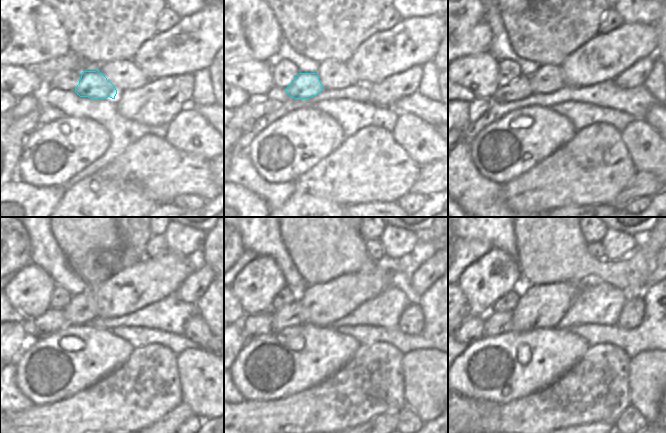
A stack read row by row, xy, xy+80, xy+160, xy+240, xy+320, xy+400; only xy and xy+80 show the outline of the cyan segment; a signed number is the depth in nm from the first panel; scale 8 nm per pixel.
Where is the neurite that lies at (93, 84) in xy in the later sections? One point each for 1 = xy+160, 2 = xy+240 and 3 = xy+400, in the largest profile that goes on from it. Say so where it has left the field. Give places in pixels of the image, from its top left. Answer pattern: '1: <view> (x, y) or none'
1: xy+160 (519, 89)
2: xy+240 (52, 320)
3: xy+400 (471, 329)

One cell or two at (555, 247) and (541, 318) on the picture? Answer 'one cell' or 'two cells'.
two cells

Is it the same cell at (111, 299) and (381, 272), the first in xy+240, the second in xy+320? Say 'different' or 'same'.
same

